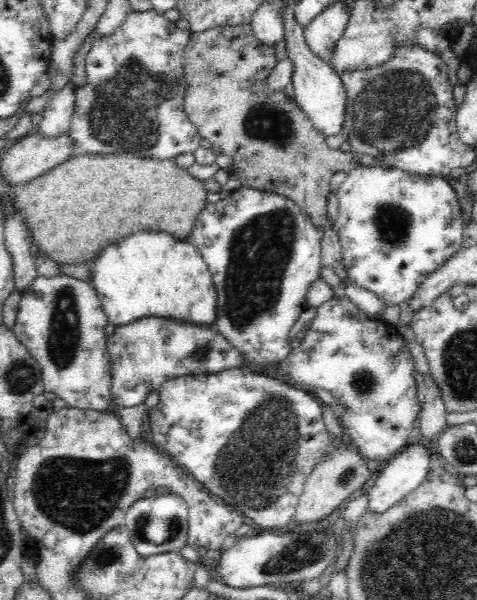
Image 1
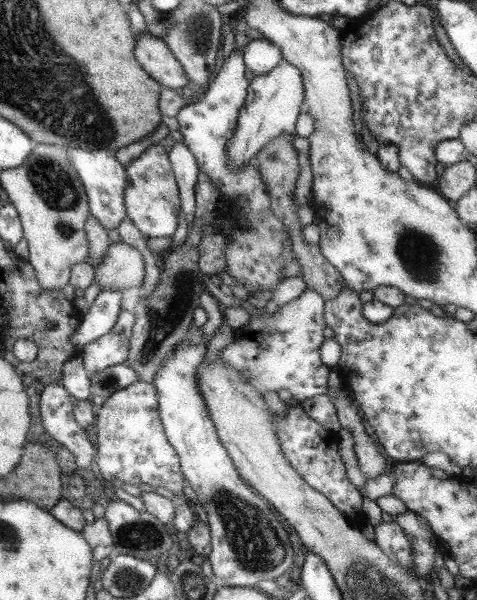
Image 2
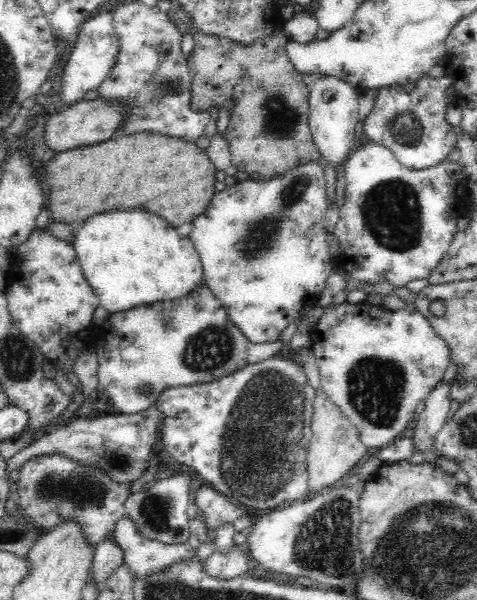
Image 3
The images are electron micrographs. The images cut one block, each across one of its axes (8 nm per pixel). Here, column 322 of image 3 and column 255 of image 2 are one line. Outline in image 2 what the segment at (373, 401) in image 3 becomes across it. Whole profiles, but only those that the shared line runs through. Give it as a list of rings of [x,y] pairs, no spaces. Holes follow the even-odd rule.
[[[304,289],[297,298],[282,304],[274,313],[252,314],[244,326],[232,329],[234,339],[219,352],[219,360],[235,373],[239,373],[243,381],[261,396],[265,393],[277,394],[284,389],[289,392],[295,403],[299,403],[326,394],[329,367],[323,366],[319,358],[319,347],[324,341],[323,328],[326,326],[323,318],[324,303],[317,293]]]

